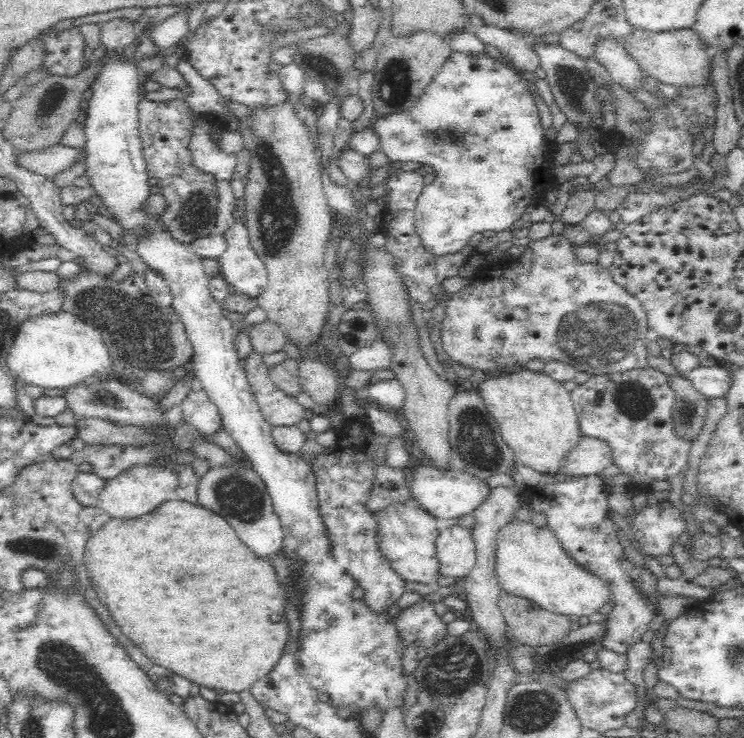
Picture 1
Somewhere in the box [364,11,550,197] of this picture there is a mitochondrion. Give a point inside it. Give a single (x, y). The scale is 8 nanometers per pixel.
(395, 85)

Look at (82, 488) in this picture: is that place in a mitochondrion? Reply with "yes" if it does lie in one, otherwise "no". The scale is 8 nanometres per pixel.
no

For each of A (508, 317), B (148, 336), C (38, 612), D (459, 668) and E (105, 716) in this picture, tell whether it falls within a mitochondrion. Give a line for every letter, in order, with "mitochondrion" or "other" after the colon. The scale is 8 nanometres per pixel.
A: other
B: mitochondrion
C: mitochondrion
D: mitochondrion
E: mitochondrion

